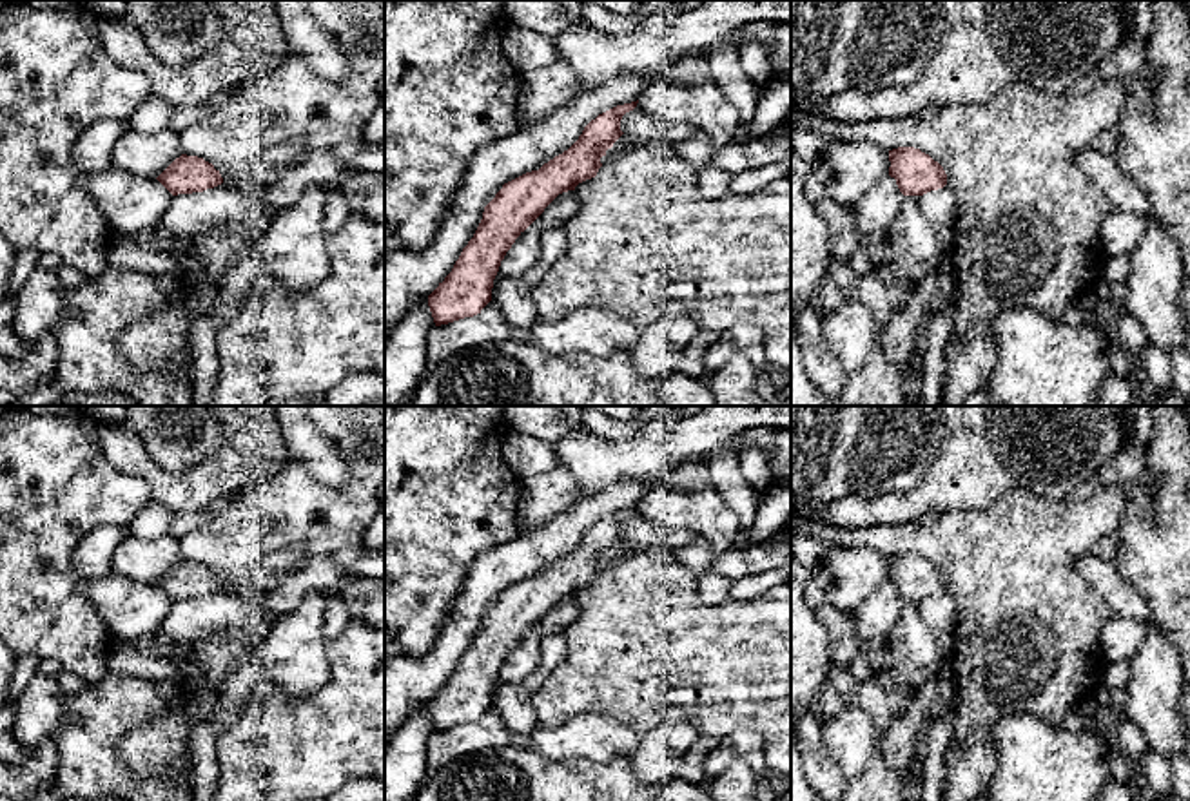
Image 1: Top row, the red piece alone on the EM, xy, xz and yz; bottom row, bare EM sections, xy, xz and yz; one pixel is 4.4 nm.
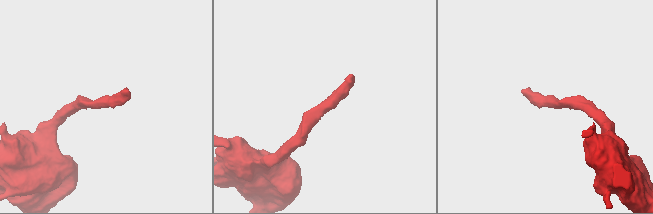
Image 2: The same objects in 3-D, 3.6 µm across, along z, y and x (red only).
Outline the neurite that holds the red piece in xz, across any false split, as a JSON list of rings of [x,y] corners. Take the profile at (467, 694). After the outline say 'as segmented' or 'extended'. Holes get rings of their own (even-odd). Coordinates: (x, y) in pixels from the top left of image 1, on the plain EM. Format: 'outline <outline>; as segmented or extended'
outline [[[637,507],[617,511],[591,526],[579,545],[539,576],[508,589],[484,613],[483,625],[452,678],[428,701],[435,732],[473,723],[492,707],[493,685],[515,645],[562,598],[597,582],[600,564],[624,540],[620,526]]]; as segmented

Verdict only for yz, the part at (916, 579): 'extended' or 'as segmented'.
as segmented

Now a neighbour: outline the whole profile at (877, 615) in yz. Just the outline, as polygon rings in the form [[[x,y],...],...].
[[[885,582],[858,607],[851,609],[849,614],[856,622],[860,640],[865,643],[874,636],[887,634],[898,623],[903,603],[896,585]]]

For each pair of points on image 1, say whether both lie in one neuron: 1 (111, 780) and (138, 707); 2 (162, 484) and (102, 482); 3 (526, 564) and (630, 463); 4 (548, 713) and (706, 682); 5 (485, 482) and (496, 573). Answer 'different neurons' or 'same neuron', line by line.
1: same neuron
2: different neurons
3: different neurons
4: same neuron
5: different neurons

